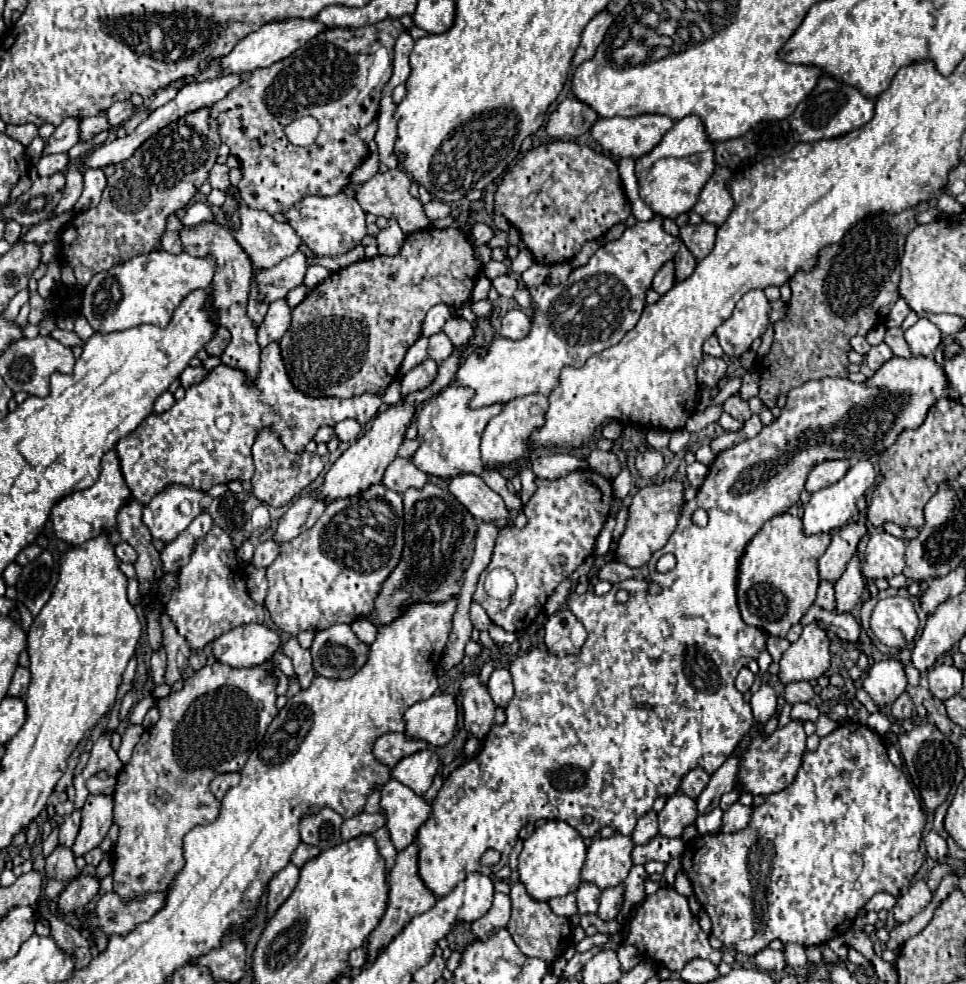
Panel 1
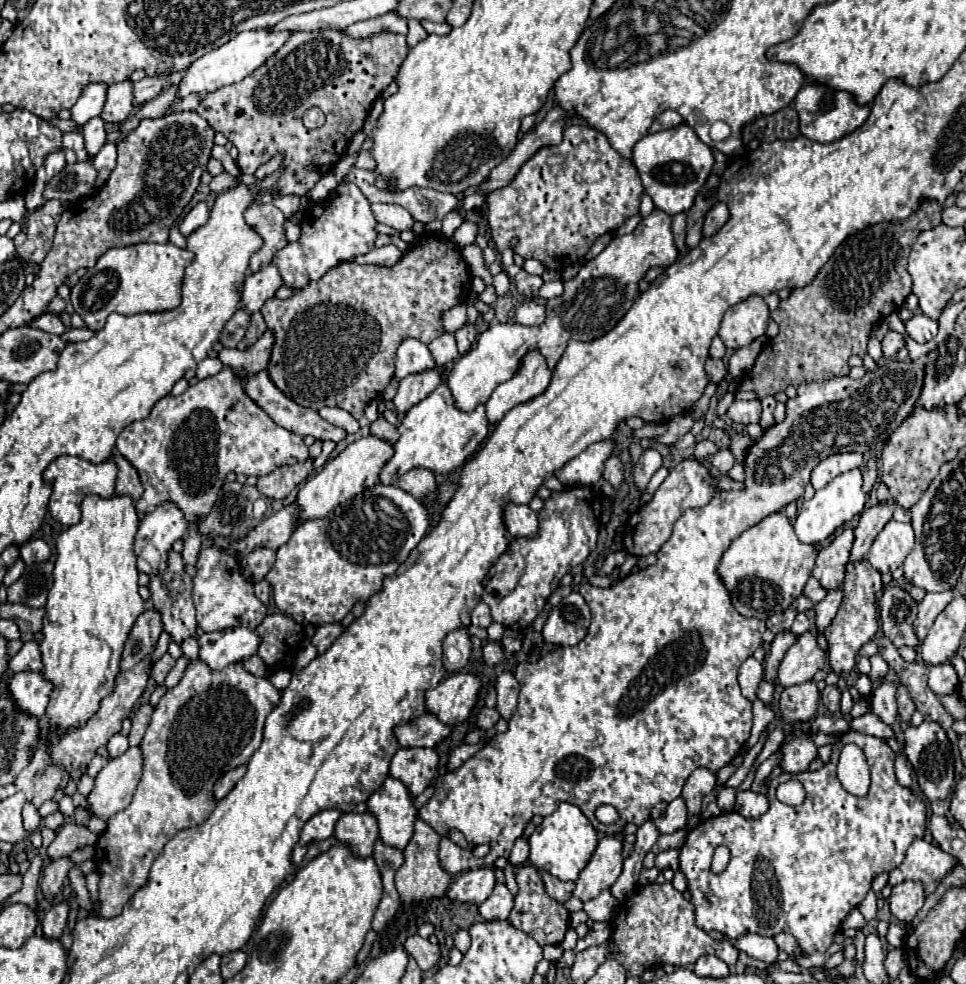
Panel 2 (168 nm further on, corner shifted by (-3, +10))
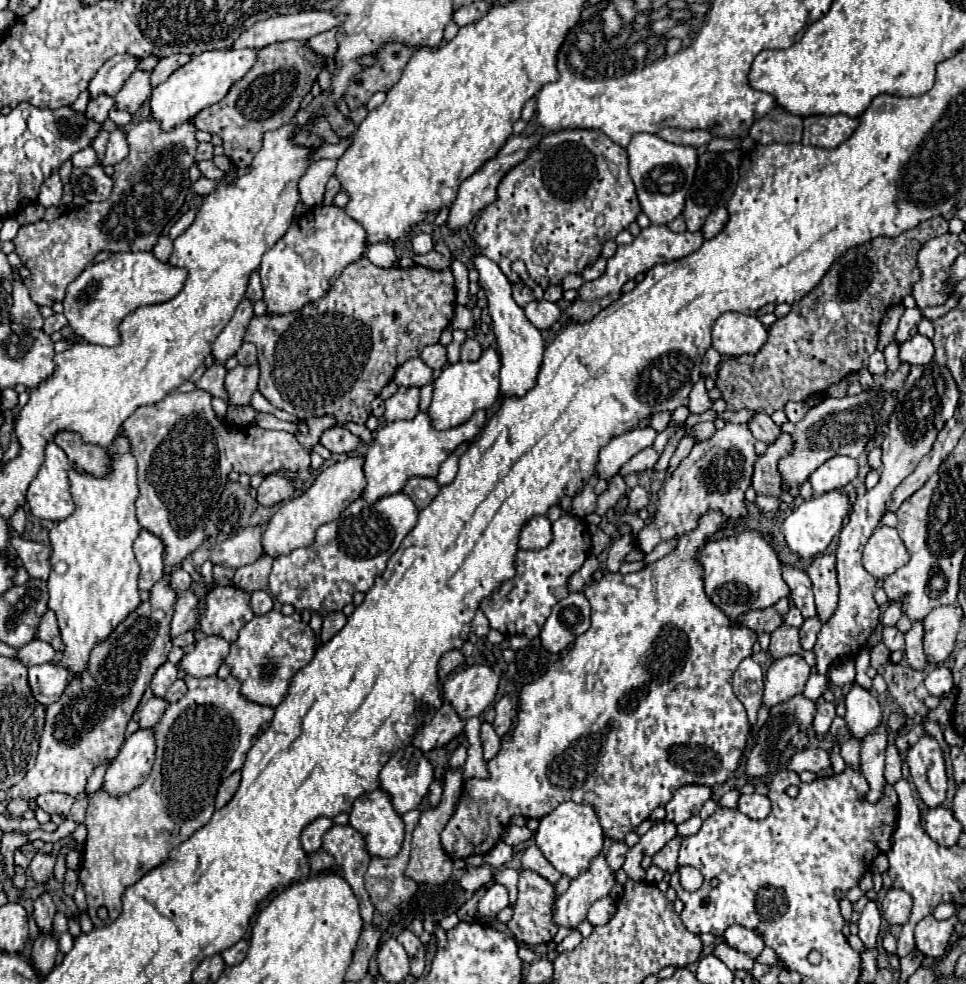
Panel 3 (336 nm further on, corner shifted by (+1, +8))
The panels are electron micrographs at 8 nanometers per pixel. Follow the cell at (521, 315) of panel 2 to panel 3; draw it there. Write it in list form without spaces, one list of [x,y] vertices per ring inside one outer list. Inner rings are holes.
[[[529,302],[525,308],[525,316],[539,328],[539,330],[547,330],[553,322],[557,322],[561,318],[561,310],[555,302]]]

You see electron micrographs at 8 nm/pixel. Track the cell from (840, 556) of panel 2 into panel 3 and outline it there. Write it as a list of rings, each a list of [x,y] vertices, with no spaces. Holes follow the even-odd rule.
[[[821,554],[821,556],[813,558],[813,562],[807,570],[807,576],[811,578],[811,584],[813,584],[817,616],[823,624],[833,616],[833,612],[837,608],[839,586],[837,586],[837,572],[835,572],[833,564],[835,564],[833,554]]]

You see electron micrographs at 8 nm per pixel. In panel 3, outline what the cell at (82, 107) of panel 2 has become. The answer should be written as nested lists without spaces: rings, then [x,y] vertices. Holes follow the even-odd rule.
[[[129,54],[113,56],[111,60],[107,60],[103,68],[89,82],[91,98],[99,96],[101,92],[109,92],[109,96],[115,96],[123,88],[125,80],[137,70],[137,64],[139,64],[139,58]]]

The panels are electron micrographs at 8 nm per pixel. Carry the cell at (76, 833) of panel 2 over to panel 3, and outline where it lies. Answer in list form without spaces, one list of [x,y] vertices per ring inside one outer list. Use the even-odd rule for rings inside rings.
[[[37,852],[35,858],[33,858],[31,864],[29,864],[31,878],[33,878],[37,884],[47,884],[49,878],[53,876],[53,866],[55,866],[55,856],[53,856],[53,854]]]

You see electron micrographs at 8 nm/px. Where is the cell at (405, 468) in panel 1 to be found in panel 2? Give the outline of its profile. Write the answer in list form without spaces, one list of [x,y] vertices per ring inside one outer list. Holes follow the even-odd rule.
[[[413,468],[405,474],[401,474],[397,478],[397,484],[399,484],[399,488],[403,488],[405,492],[409,492],[415,498],[423,498],[425,494],[429,494],[437,488],[435,474],[427,468]]]

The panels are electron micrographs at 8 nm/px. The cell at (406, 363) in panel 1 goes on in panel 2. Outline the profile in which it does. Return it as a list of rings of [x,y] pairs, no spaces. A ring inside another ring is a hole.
[[[415,338],[403,340],[397,350],[395,378],[401,380],[409,374],[417,374],[417,372],[429,370],[429,368],[435,368],[435,362],[433,362],[433,356],[431,356],[427,344],[423,344],[421,340],[415,340]]]

